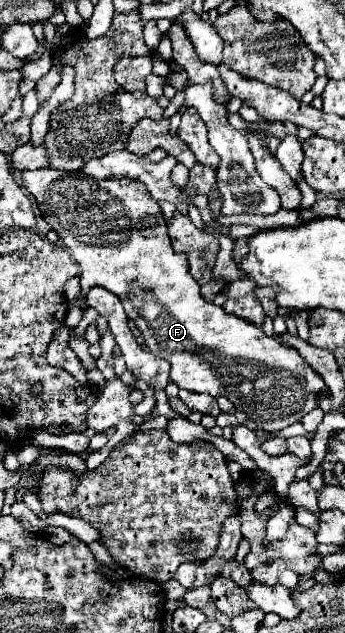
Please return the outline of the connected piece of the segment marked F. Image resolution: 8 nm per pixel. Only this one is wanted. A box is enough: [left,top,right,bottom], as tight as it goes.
[21,169,325,431]

